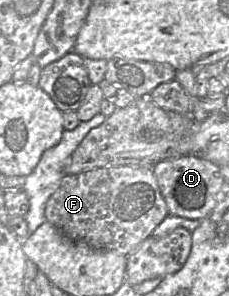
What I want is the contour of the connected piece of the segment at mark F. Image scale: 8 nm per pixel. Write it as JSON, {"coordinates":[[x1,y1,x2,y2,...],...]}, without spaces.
{"coordinates":[[128,165,65,174,45,207,47,221,67,237,96,250,117,251,126,257,168,214,153,169]]}

